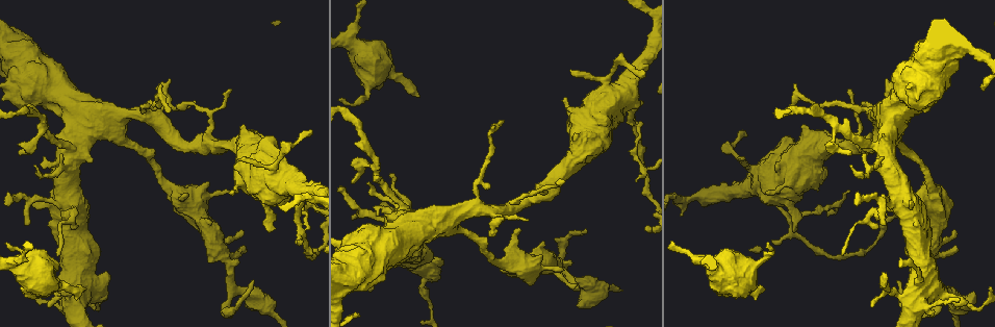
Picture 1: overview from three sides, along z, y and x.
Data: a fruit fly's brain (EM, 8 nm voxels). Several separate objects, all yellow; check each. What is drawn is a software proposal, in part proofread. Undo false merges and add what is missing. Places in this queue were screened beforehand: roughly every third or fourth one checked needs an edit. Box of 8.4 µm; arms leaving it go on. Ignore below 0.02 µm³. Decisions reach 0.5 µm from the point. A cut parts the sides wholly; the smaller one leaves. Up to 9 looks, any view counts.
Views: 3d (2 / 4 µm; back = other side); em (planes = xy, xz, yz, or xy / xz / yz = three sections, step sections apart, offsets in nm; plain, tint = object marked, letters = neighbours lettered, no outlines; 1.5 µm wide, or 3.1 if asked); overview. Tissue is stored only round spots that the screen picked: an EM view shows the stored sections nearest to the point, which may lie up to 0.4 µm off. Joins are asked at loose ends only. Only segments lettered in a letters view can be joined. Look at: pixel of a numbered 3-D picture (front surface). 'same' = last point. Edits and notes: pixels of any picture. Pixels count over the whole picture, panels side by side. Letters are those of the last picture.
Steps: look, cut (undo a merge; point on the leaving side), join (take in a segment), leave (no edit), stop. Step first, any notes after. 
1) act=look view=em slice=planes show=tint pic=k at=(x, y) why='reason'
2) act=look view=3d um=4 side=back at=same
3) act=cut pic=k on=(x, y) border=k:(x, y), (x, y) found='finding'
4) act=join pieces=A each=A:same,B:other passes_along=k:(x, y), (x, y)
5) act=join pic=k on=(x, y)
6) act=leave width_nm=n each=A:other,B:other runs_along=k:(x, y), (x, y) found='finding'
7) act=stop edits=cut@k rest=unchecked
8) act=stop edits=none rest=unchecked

act=look view=3d um=2 pic=1 at=(85, 289) why='branch stops here'

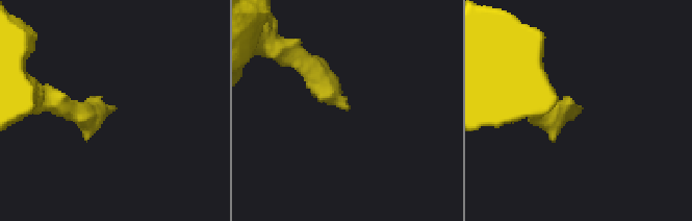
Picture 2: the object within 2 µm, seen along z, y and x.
act=look view=em slice=planes show=letters pic=2 at=(113, 108)

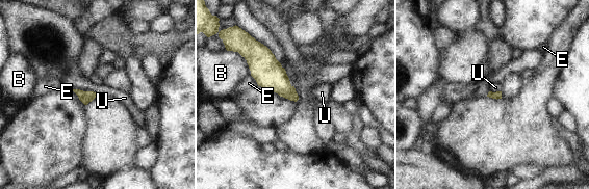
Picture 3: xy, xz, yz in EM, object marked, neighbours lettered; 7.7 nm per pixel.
act=leave longest_contact=U:200nm each=B:other,E:other,U:other border=3:(73, 88), (95, 91), (98, 95) found='none of them fits'

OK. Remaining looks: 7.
act=look view=em slice=yz step=4 show=letters pic=1 at=(383, 204) why='thin end'

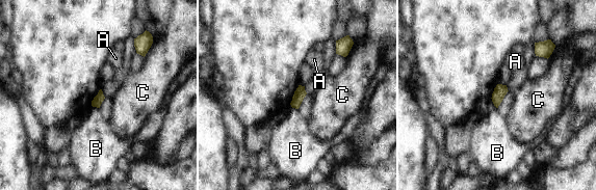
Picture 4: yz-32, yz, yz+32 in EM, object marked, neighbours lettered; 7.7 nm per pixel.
act=look view=em slice=planes show=letters at=same why='cut it another way'

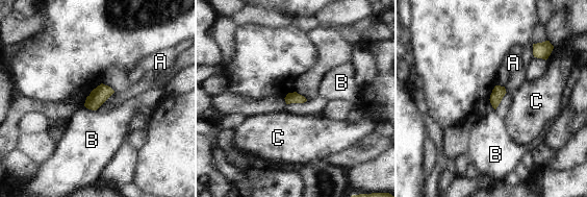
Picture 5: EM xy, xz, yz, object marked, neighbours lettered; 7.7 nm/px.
act=leave each=A:other,B:other,C:other border=5:(83, 105), (96, 111) found='none of them fits'

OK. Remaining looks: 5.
act=look view=3d um=4 pic=1 at=(881, 224) why='branch stops here'

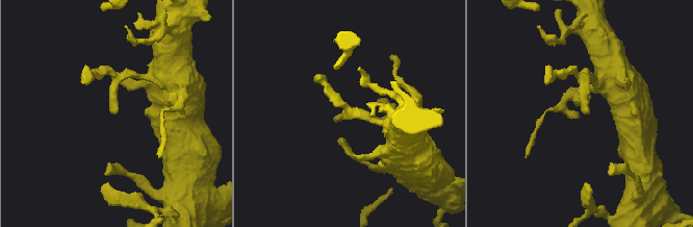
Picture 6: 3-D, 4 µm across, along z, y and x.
act=look view=em slice=planes show=letters pic=6 at=(586, 113)

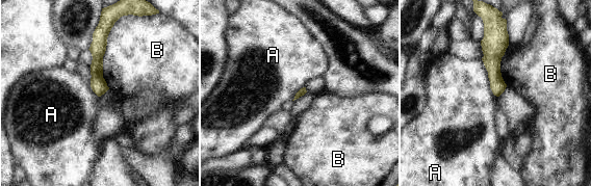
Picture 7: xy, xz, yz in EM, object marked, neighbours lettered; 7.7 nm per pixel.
act=leave each=A:other,B:other found='no lettered segment goes on from it'

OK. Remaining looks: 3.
act=look view=em slice=planes show=tint pic=1 at=(876, 146) why='thick turns thin'

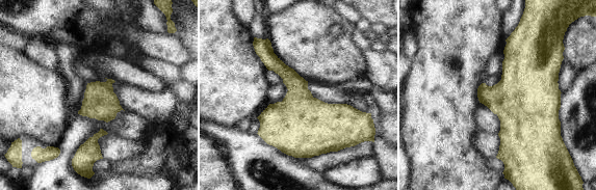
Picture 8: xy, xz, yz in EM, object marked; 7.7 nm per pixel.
act=look view=em slice=planes show=letters at=same why='what lies round it'

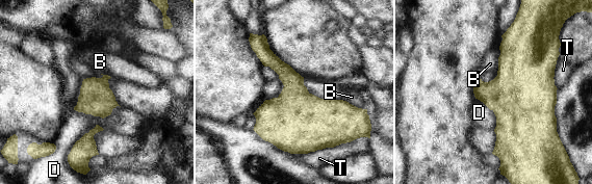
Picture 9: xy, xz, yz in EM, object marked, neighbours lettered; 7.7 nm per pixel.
act=leave width_nm=260 each=B:other,D:other,T:other border=9:(120, 106), (103, 117), (74, 109) found='all the same neuron'

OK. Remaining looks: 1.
act=stop edits=none rest=unchecked

